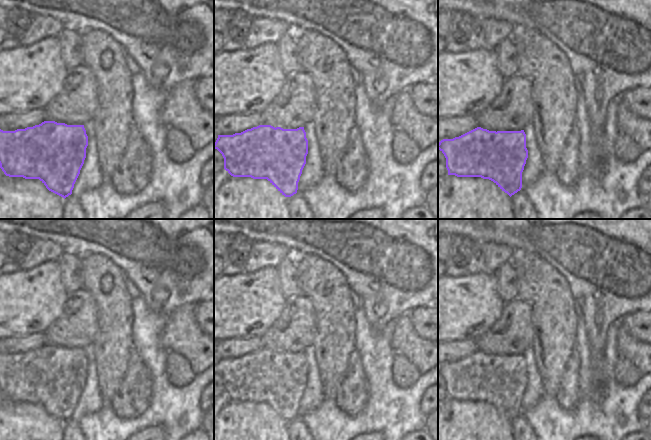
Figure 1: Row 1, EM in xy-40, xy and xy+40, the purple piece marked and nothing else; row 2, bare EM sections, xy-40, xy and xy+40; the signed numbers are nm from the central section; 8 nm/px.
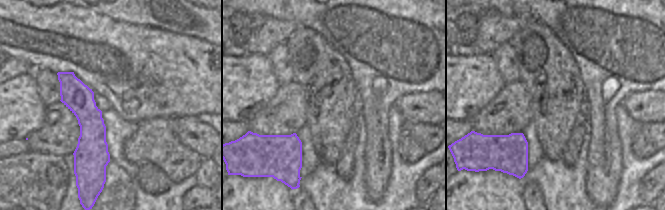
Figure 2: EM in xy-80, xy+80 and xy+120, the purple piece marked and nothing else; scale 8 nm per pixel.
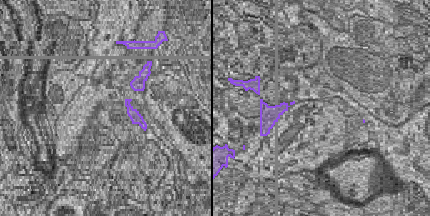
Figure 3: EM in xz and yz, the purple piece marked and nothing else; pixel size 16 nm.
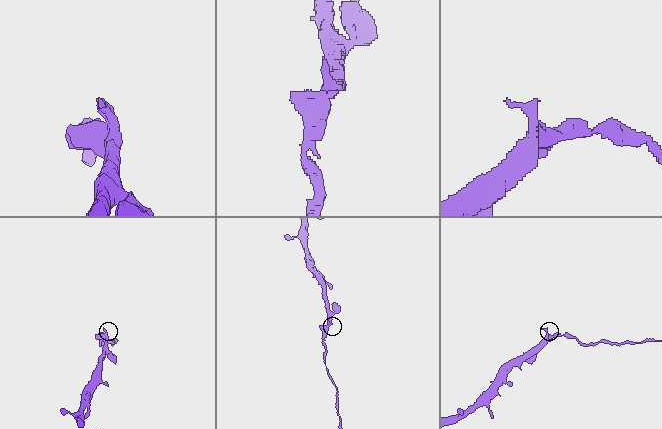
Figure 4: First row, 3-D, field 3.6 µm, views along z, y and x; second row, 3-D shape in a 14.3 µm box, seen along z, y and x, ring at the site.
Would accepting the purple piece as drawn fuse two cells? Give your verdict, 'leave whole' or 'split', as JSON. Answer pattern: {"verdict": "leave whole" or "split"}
{"verdict": "split"}

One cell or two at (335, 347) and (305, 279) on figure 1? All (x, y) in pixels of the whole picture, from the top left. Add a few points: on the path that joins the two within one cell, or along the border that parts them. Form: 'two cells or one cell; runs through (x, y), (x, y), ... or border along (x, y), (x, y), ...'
one cell; runs through (334, 330), (334, 318), (322, 296)

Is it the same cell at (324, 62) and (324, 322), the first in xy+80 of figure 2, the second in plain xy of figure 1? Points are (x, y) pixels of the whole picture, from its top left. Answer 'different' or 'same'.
same

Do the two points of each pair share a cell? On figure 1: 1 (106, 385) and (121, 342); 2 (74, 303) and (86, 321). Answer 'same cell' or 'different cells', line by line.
1: same cell
2: same cell

